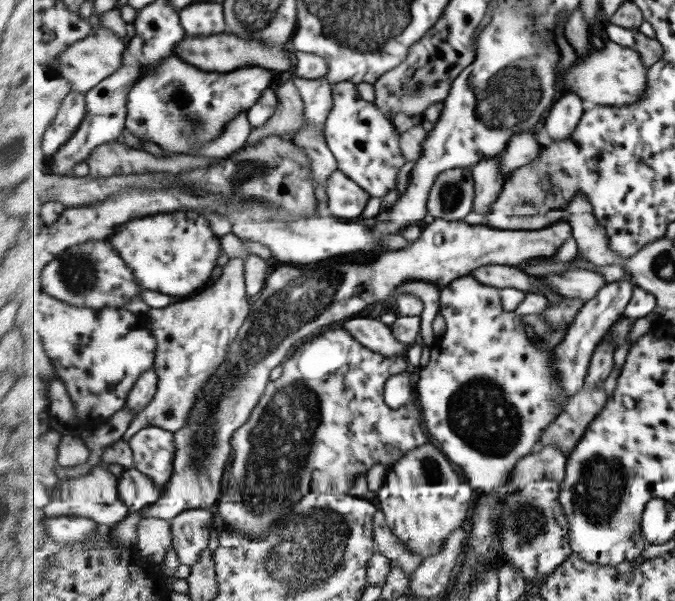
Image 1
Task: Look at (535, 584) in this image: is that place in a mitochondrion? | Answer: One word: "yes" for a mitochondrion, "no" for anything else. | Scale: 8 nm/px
no

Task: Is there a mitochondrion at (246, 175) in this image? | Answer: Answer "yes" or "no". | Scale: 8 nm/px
yes

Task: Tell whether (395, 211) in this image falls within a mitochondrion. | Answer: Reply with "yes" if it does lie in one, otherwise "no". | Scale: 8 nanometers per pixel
no

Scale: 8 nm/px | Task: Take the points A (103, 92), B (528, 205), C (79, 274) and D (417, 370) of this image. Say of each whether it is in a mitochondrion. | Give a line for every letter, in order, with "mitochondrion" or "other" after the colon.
A: other
B: mitochondrion
C: mitochondrion
D: other

